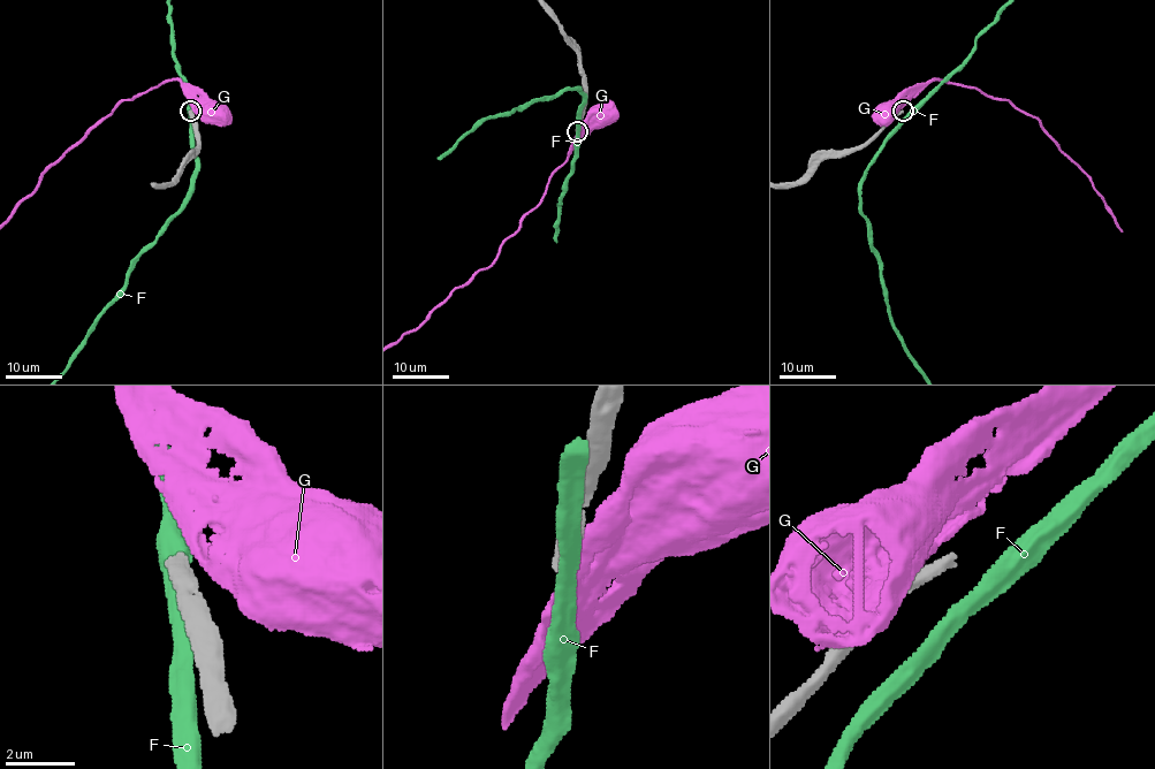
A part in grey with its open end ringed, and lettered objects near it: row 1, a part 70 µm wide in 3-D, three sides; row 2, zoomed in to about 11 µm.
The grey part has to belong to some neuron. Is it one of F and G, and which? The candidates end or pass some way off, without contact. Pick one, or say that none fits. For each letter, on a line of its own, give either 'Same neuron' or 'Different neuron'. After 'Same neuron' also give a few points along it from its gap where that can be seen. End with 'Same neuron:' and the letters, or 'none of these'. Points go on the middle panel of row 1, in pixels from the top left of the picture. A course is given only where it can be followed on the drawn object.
F: Different neuron
G: Different neuron
Same neuron: none of these

